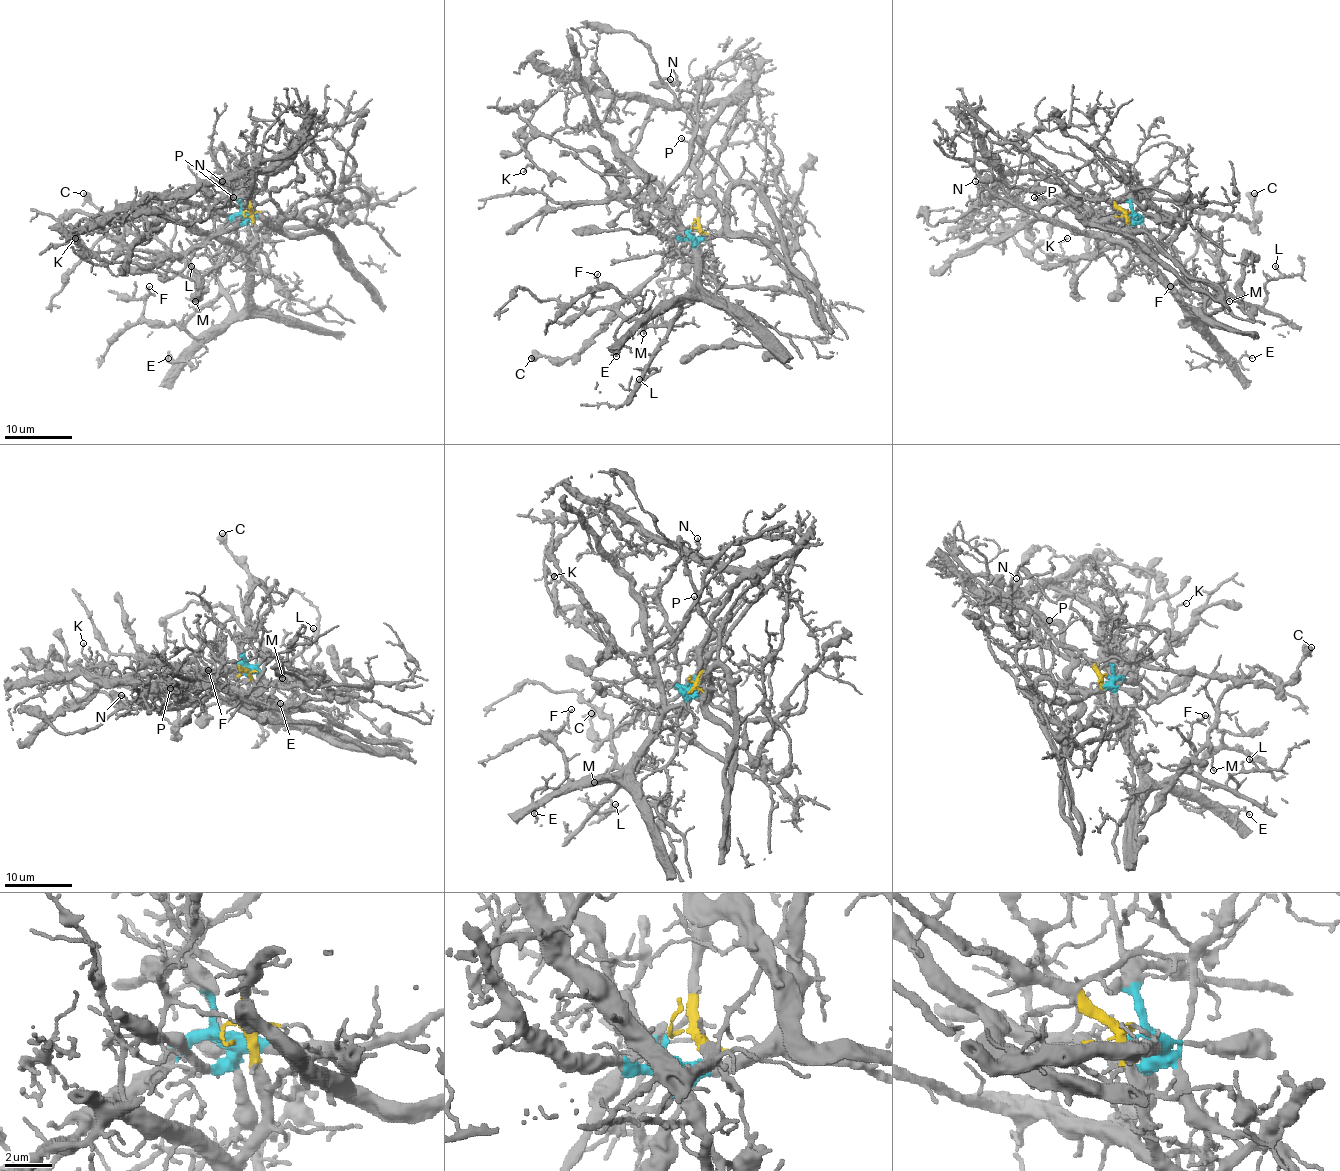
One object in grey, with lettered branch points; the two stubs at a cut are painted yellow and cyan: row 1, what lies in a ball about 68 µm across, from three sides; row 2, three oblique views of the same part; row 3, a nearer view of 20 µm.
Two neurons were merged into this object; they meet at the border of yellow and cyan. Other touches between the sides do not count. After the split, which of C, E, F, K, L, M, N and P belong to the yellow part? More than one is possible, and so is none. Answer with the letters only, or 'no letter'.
E, F, L, M, P

